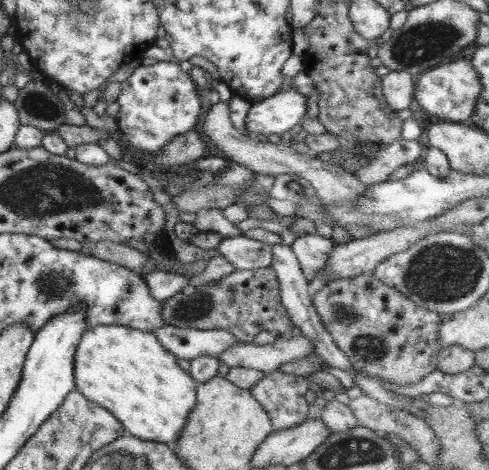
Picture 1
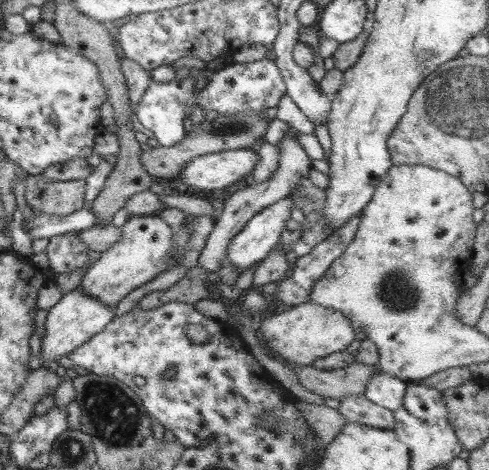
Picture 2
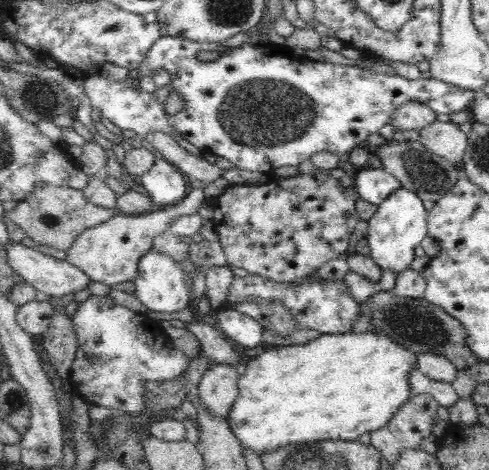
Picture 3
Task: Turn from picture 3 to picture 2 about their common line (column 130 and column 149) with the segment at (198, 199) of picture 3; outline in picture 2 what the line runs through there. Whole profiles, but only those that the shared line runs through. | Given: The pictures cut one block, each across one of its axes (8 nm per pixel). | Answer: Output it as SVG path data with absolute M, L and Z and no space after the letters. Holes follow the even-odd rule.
M129 216L121 226L119 242L101 252L99 260L87 268L87 274L83 276L77 290L97 302L117 306L127 294L167 270L173 260L173 250L173 228L167 226L159 216Z

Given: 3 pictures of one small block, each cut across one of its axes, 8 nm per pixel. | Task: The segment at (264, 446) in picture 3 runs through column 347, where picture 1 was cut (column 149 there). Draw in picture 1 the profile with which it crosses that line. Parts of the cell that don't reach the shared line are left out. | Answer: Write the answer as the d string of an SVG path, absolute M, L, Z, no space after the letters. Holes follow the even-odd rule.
M97 326L87 328L81 334L81 340L73 358L75 372L75 390L81 392L87 400L93 400L107 412L111 412L125 428L125 434L137 436L139 440L151 440L159 444L175 444L181 436L187 416L197 402L197 382L177 366L175 356L165 350L153 332L141 332L135 328L123 326Z

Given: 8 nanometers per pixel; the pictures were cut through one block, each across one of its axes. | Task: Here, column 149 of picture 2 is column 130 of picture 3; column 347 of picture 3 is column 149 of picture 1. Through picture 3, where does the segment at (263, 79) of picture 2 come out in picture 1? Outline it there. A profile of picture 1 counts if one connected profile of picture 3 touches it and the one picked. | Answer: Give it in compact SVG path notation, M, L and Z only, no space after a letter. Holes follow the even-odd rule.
M155 62L151 66L137 66L125 82L119 84L119 112L117 112L117 136L123 136L131 148L159 156L165 146L181 134L193 130L199 118L201 102L187 72L181 72L177 64Z

